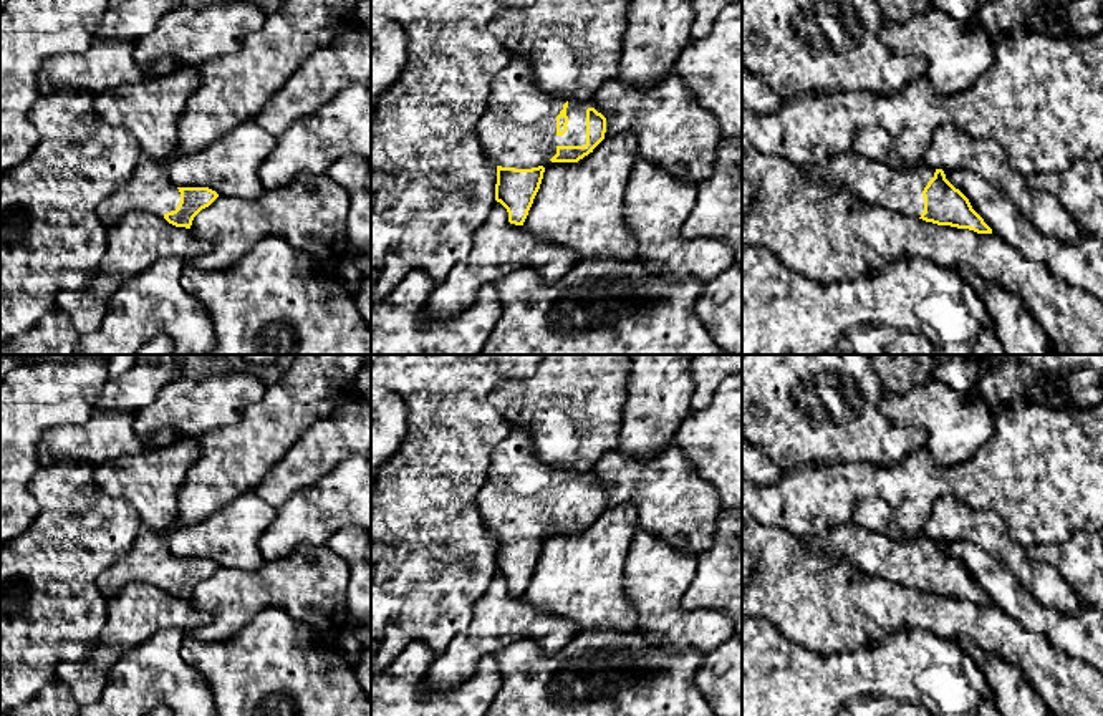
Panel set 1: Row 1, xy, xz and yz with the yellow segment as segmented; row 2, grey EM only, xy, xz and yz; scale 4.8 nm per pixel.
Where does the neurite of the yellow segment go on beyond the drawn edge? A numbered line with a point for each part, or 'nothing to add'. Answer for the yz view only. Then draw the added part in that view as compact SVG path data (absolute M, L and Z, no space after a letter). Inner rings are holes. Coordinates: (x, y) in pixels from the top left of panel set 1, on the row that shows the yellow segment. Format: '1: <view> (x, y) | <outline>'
1: yz (873, 183) | M855 152L838 154L823 166L808 169L812 179L850 191L860 201L888 210L921 217L922 191L936 169L919 164L893 169Z

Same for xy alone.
1: xy (149, 188) | M141 157L131 176L99 202L96 212L106 227L113 227L129 210L164 217L176 210L179 202L181 192L169 177L167 164Z

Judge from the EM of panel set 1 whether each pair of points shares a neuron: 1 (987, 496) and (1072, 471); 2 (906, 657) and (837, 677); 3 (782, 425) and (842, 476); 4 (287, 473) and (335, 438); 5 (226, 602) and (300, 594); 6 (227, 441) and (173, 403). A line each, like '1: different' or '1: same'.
1: same
2: same
3: different
4: same
5: same
6: different

